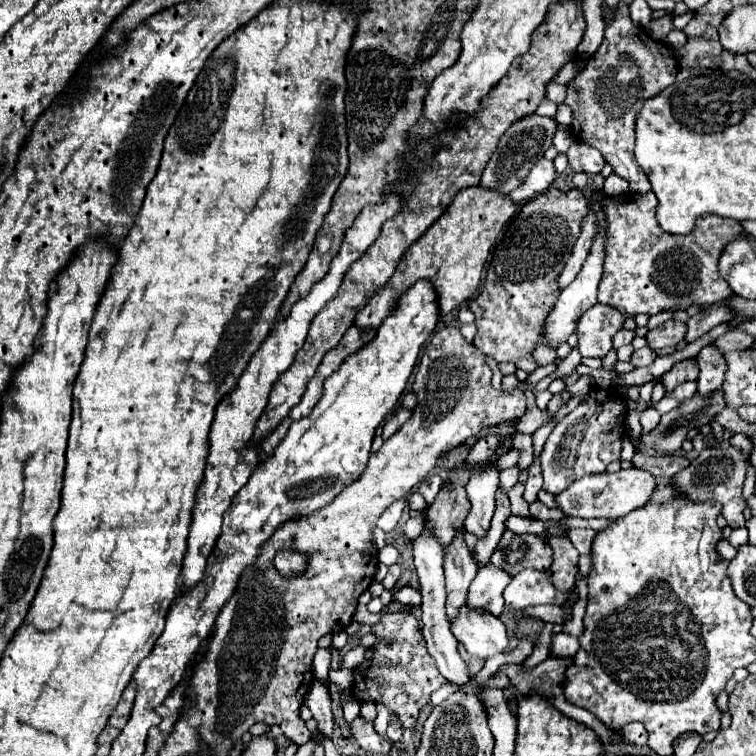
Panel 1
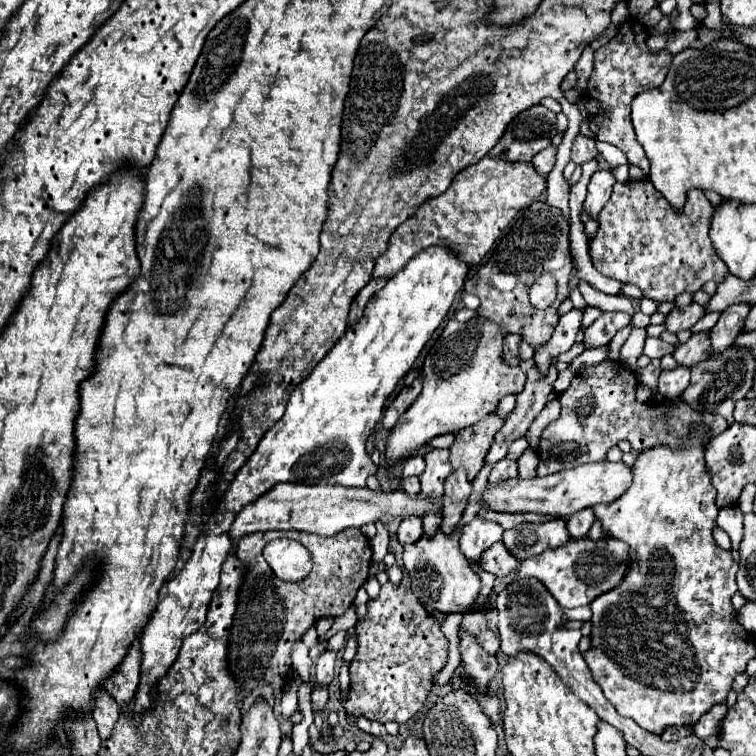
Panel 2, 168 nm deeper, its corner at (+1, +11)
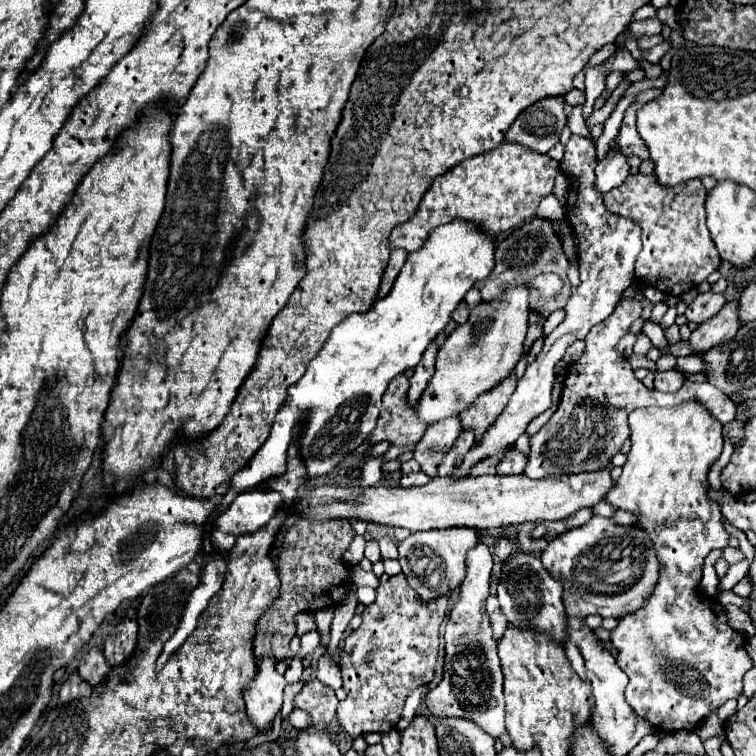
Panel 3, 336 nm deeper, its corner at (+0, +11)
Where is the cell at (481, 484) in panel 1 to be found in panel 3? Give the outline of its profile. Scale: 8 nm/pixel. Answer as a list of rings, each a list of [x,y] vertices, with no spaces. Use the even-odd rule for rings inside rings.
[[[477,542],[477,546],[467,552],[467,576],[465,576],[465,580],[461,584],[459,600],[453,606],[451,616],[449,616],[449,622],[447,622],[447,628],[445,628],[445,648],[447,648],[445,664],[443,664],[445,674],[443,674],[443,680],[439,682],[439,686],[427,692],[425,706],[427,706],[427,710],[433,716],[463,716],[463,718],[469,718],[469,720],[477,722],[485,732],[489,732],[491,736],[497,738],[497,736],[505,734],[505,722],[503,722],[503,718],[505,718],[505,702],[503,702],[501,660],[487,660],[487,658],[481,660],[483,646],[487,646],[487,652],[483,652],[483,654],[489,654],[489,648],[491,648],[491,654],[495,654],[495,650],[497,650],[497,646],[495,646],[495,642],[491,638],[489,616],[485,612],[485,600],[489,596],[491,568],[493,568],[491,548],[485,542]]]

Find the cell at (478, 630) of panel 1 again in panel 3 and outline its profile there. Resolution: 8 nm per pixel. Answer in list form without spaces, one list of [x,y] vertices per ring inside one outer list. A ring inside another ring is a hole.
[[[445,528],[429,532],[413,532],[407,540],[399,544],[399,562],[403,574],[417,596],[427,602],[433,596],[443,596],[461,586],[465,576],[465,554],[477,544],[477,532],[473,528]]]

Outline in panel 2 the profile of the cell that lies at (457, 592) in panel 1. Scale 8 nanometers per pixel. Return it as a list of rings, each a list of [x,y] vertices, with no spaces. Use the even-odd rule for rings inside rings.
[[[458,468],[450,476],[446,476],[446,482],[444,482],[446,516],[442,518],[442,530],[444,532],[452,532],[460,524],[470,492],[472,492],[472,484],[468,482],[464,468]]]

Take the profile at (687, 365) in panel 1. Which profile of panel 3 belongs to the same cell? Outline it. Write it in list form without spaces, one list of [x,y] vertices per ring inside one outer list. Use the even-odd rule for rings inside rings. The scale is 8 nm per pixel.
[[[727,302],[713,318],[699,324],[689,338],[691,350],[695,354],[703,354],[723,342],[729,342],[739,330],[737,318],[737,302]]]

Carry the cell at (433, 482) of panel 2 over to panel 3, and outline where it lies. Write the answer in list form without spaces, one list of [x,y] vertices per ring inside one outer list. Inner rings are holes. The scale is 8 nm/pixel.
[[[451,416],[447,420],[431,424],[425,430],[423,438],[417,444],[415,460],[421,464],[421,470],[427,476],[435,478],[435,468],[439,466],[439,460],[443,460],[443,456],[451,450],[451,444],[455,444],[459,432],[461,432],[459,416]]]

